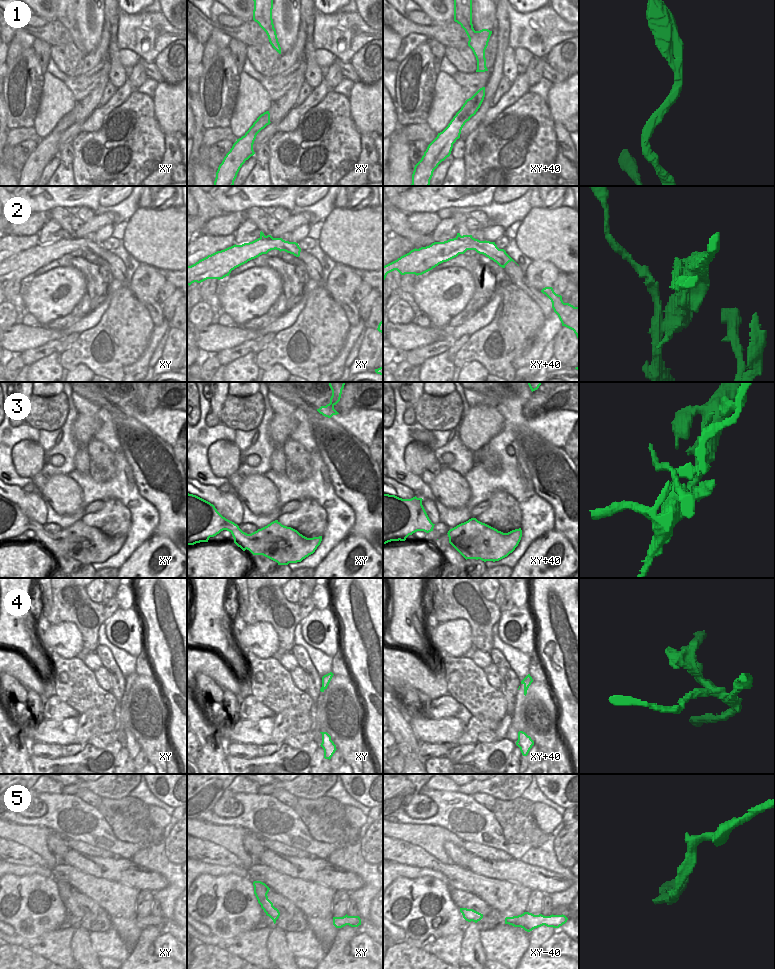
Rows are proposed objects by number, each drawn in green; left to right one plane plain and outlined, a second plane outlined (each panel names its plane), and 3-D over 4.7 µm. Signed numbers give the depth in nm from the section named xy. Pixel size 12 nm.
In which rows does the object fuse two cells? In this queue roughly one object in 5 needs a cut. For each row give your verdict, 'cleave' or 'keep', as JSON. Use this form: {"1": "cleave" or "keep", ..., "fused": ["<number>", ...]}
{"1": "keep", "2": "cleave", "3": "keep", "4": "cleave", "5": "keep", "fused": ["2", "4"]}

